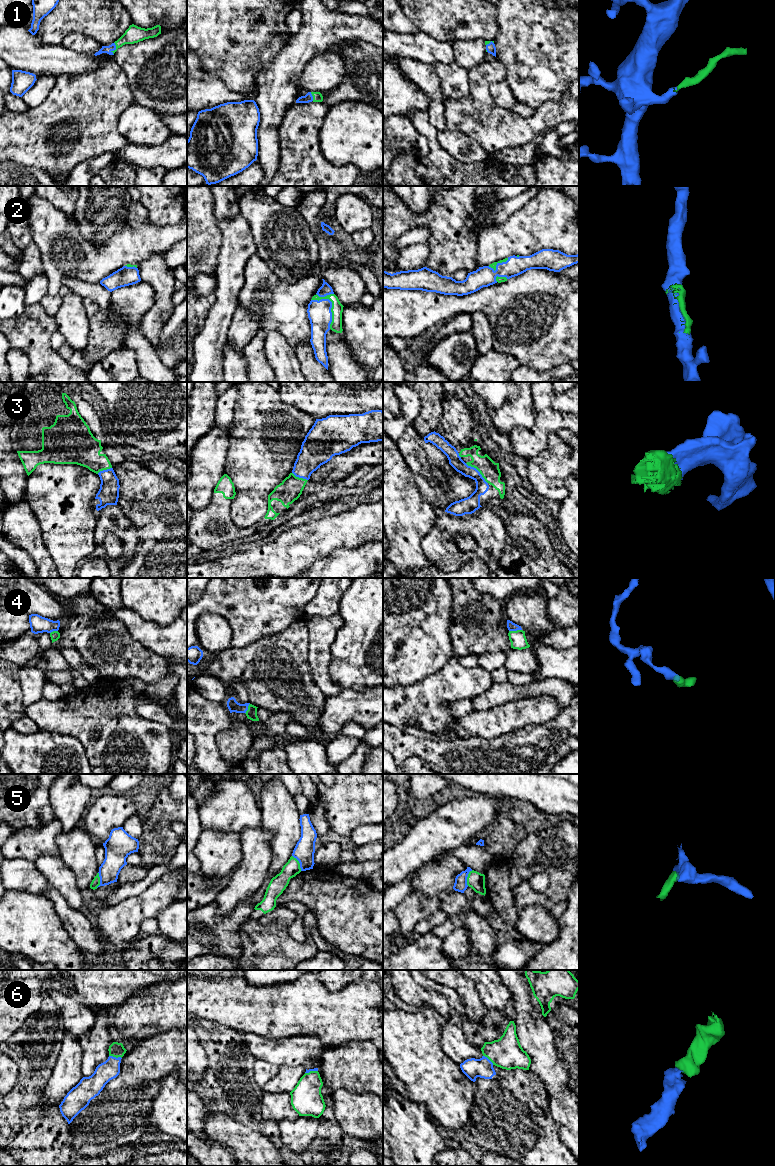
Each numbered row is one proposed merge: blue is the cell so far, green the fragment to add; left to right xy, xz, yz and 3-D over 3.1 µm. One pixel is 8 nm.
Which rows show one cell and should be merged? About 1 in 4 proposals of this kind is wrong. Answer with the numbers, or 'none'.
1, 2, 3, 4, 6

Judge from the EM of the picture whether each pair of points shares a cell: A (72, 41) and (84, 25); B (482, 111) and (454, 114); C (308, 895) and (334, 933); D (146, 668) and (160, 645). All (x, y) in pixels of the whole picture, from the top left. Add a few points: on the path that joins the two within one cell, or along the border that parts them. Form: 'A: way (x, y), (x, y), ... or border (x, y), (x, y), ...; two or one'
A: border (60, 42), (70, 33), (82, 33), (99, 43); two
B: way (475, 114), (461, 114); one
C: way (317, 904), (334, 921), (334, 924); one
D: border (135, 639), (167, 659); two

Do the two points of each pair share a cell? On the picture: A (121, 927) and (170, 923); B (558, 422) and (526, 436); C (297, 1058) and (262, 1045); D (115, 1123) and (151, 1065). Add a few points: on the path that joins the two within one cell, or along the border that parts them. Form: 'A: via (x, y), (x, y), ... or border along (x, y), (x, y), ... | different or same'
A: border along (172, 902), (155, 918) | different
B: via (550, 422), (534, 436) | same
C: via (288, 1052), (271, 1050) | same
D: via (118, 1109), (125, 1102), (139, 1079) | same

